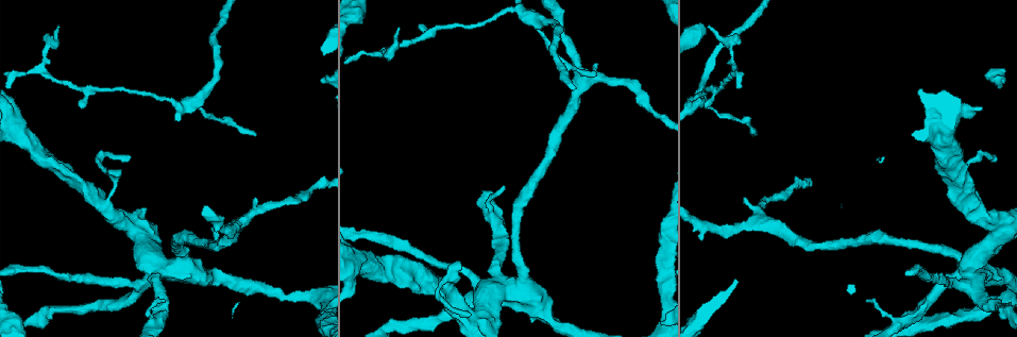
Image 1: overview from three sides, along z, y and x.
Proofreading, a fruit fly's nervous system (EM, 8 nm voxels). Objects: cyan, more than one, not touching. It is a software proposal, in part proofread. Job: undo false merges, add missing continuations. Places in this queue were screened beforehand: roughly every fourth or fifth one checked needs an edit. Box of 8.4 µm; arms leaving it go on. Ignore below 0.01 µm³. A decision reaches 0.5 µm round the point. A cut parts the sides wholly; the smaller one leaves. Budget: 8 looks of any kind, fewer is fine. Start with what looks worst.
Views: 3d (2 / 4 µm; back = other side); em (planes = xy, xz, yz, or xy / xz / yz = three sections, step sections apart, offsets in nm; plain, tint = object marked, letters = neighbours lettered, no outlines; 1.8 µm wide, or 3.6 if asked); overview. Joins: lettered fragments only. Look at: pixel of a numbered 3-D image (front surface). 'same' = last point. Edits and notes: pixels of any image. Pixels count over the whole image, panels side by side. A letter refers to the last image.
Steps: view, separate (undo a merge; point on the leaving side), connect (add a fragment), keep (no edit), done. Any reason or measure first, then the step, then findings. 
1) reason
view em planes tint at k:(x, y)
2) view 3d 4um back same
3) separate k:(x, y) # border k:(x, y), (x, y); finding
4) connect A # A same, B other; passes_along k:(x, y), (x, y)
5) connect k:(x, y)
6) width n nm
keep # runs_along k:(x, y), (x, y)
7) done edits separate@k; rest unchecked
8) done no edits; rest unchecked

view 3d 4um at 1:(710, 108)

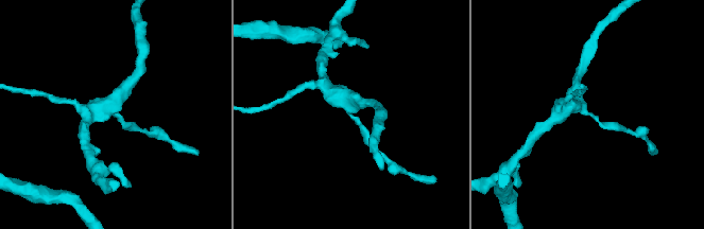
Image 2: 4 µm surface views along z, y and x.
arms 3; shape alone is not enough
view em planes tint at 2:(348, 112)

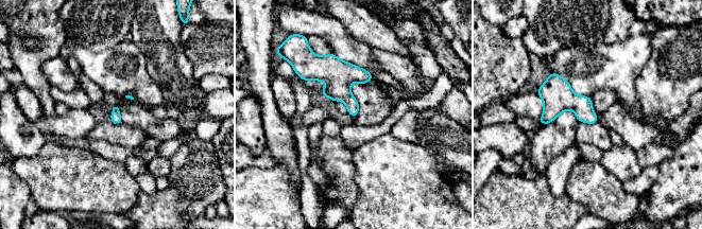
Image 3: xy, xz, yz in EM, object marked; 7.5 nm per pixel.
what lies round it
view em planes letters same

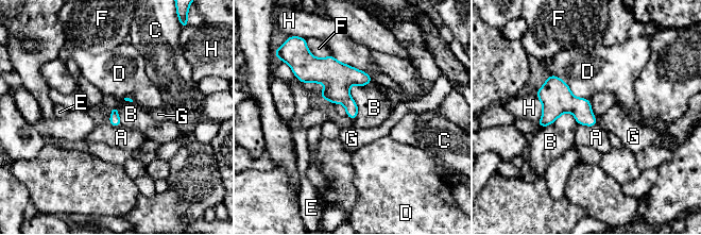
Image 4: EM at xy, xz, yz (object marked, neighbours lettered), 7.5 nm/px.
width 80 nm
keep # A other, B other, C other, D other, E other, F other, G other, H other; border 4:(372, 80), (349, 87), (353, 120); all the same neuron

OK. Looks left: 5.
abrupt turn
view 3d 4um back at 1:(444, 289)

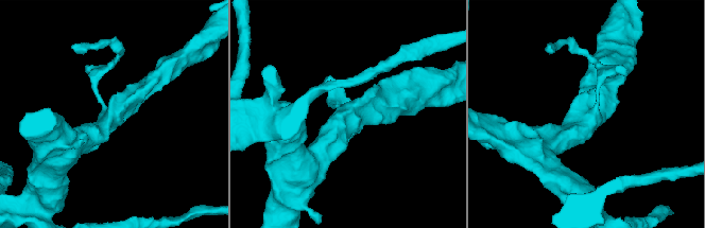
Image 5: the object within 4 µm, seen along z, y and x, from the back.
arms 3; need the tissue
view em yz step 8 letters at 5:(346, 116)

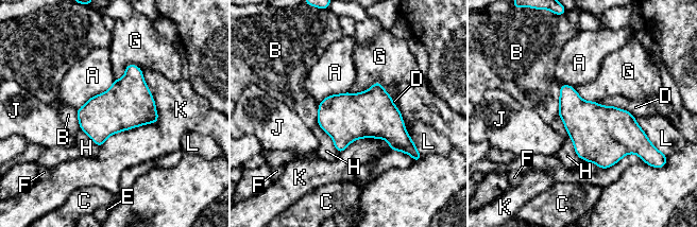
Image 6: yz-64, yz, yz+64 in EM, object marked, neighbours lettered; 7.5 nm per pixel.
longest_contact K 650 nm
keep # A other, B other, C other, D other, E other, F other, G other, H other, J other, K other, L other; border 6:(347, 92), (378, 82), (392, 99); all the same neuron

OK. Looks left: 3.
two arms in line, one across
view em planes letters at 1:(17, 135)

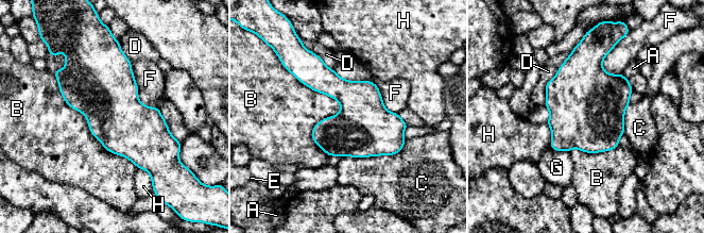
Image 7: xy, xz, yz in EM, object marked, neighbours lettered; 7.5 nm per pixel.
keep # A other, B other, C other, D other, E other, F other, G other, H other; border 7:(53, 71), (89, 131), (137, 168); continuous, no second neuron

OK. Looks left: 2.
a narrow waist
view em planes tint at 1:(315, 184)

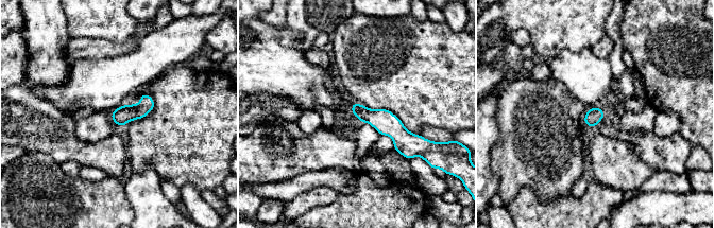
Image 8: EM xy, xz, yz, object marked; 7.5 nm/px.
view em planes letters same

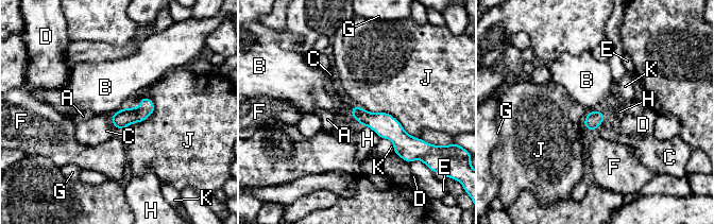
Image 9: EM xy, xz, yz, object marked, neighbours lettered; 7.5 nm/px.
keep # A other, B other, C other, D other, E other, F other, G other, H other, J other, K other; runs_along 9:(354, 110), (388, 126), (411, 147); one neuron here

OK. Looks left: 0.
done no edits; rest unchecked

